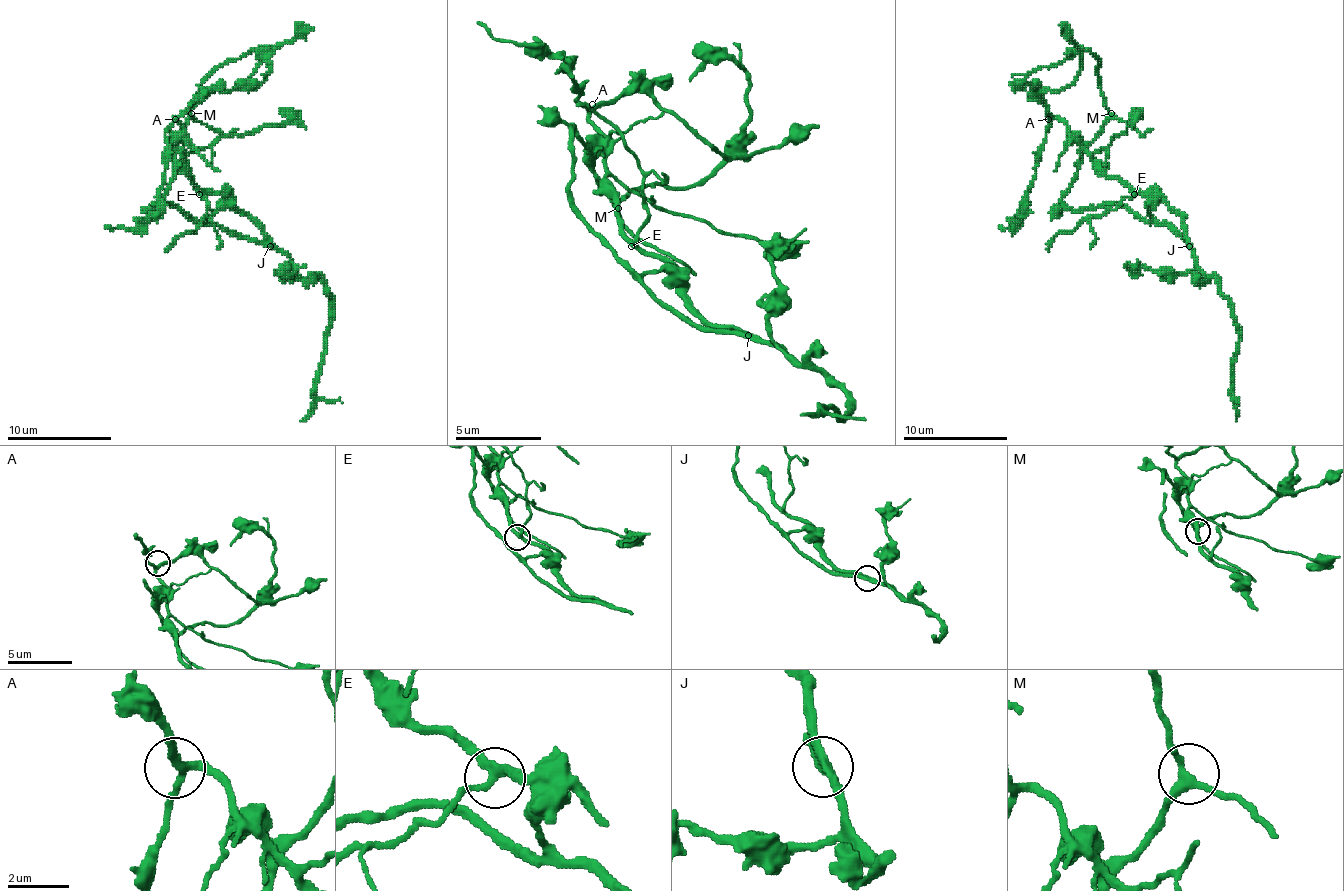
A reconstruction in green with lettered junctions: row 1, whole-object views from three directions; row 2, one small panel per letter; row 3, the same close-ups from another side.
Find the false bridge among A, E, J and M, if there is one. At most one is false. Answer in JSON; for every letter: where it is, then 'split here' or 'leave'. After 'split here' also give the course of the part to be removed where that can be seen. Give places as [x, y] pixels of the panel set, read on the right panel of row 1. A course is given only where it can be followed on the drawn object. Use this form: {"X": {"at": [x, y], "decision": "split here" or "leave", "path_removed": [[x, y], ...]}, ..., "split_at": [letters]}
{"A": {"at": [1048, 119], "decision": "leave"}, "E": {"at": [1134, 194], "decision": "leave"}, "J": {"at": [1189, 246], "decision": "split here", "path_removed": [[1189, 246], [1124, 205], [1072, 210], [1062, 194], [1108, 108], [1098, 61], [1080, 51], [1022, 82], [1035, 85]]}, "M": {"at": [1111, 113], "decision": "leave"}, "split_at": ["J"]}

